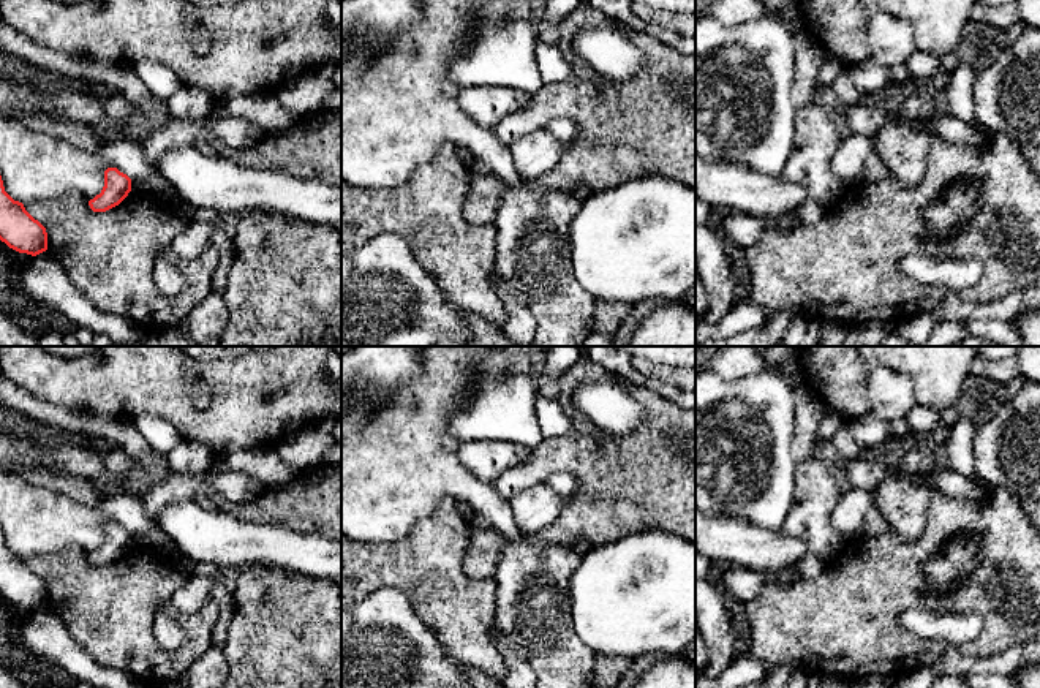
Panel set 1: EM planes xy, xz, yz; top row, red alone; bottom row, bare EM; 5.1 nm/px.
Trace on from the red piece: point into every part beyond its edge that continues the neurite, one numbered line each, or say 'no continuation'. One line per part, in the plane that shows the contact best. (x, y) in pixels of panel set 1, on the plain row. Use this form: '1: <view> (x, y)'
no continuation

